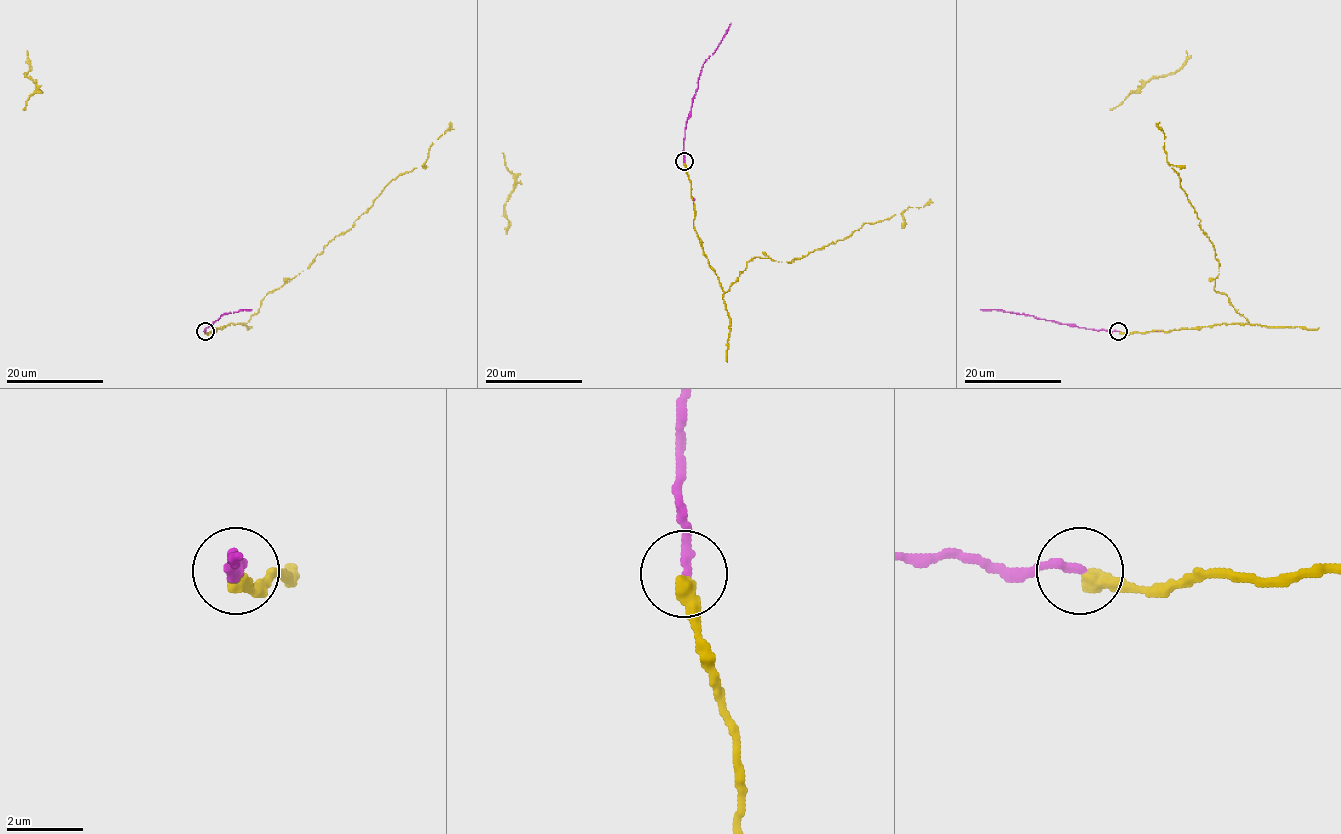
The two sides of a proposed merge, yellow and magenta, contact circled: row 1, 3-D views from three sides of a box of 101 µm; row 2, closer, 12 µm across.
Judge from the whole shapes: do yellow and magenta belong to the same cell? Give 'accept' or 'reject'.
accept

